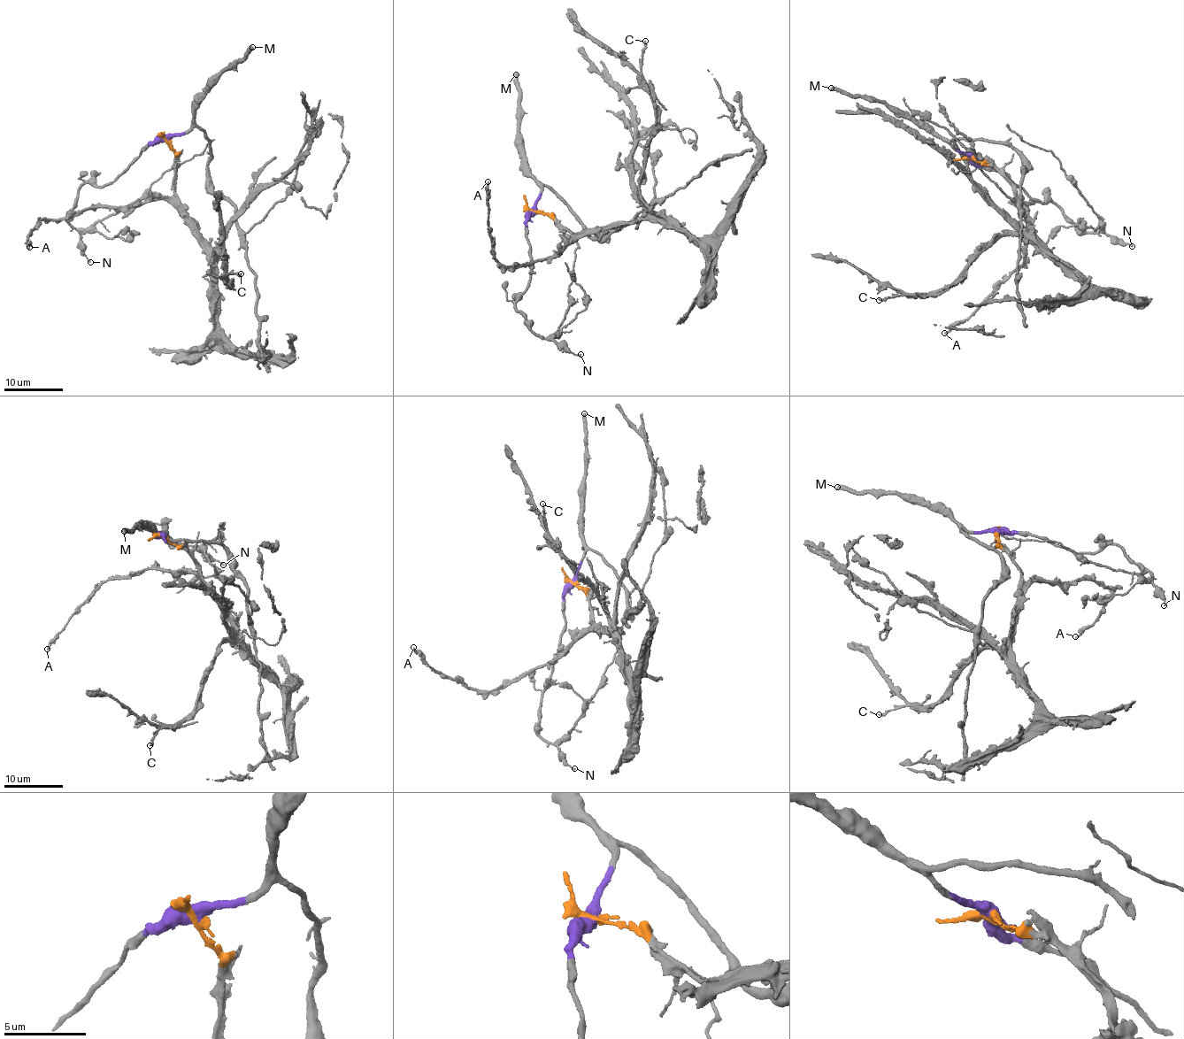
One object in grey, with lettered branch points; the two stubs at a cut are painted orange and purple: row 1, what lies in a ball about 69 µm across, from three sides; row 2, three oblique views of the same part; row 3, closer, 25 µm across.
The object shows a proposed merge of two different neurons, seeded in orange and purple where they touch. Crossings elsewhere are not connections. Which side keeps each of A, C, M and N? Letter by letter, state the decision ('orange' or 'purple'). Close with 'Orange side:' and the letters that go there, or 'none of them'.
A: orange
C: orange
M: purple
N: purple
Orange side: A, C

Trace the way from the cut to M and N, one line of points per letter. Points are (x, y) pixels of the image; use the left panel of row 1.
M: (166, 139), (191, 127), (199, 103), (221, 74), (248, 56), (252, 47)
N: (166, 139), (151, 143), (111, 181), (103, 187), (88, 183), (80, 188), (67, 218), (78, 229), (90, 262)

